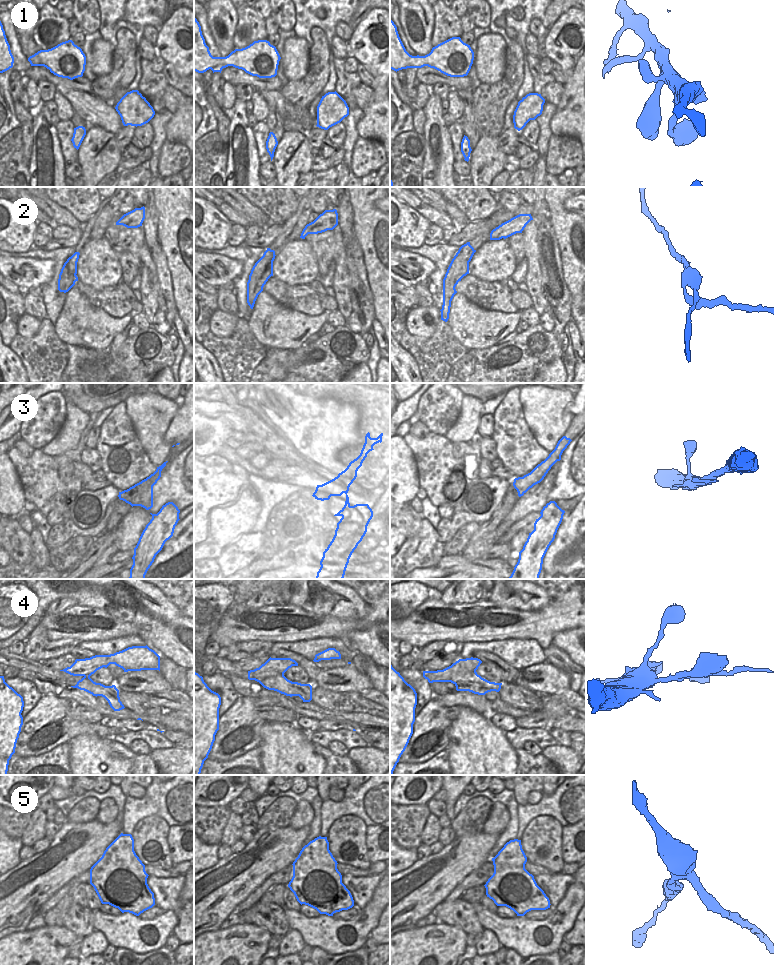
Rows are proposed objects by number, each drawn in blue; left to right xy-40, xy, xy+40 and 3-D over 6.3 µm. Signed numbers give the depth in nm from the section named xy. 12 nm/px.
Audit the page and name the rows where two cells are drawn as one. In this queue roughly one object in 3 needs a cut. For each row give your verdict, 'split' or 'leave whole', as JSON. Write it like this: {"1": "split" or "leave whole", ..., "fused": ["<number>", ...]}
{"1": "leave whole", "2": "split", "3": "leave whole", "4": "split", "5": "leave whole", "fused": ["2", "4"]}

